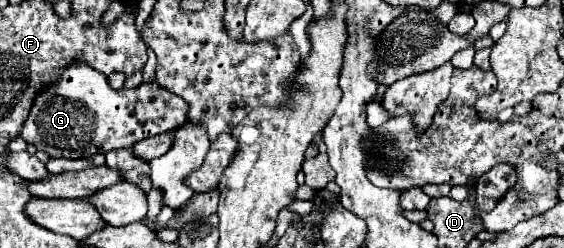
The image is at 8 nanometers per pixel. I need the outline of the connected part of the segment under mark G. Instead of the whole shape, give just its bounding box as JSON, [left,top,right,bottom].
[20,64,188,158]

